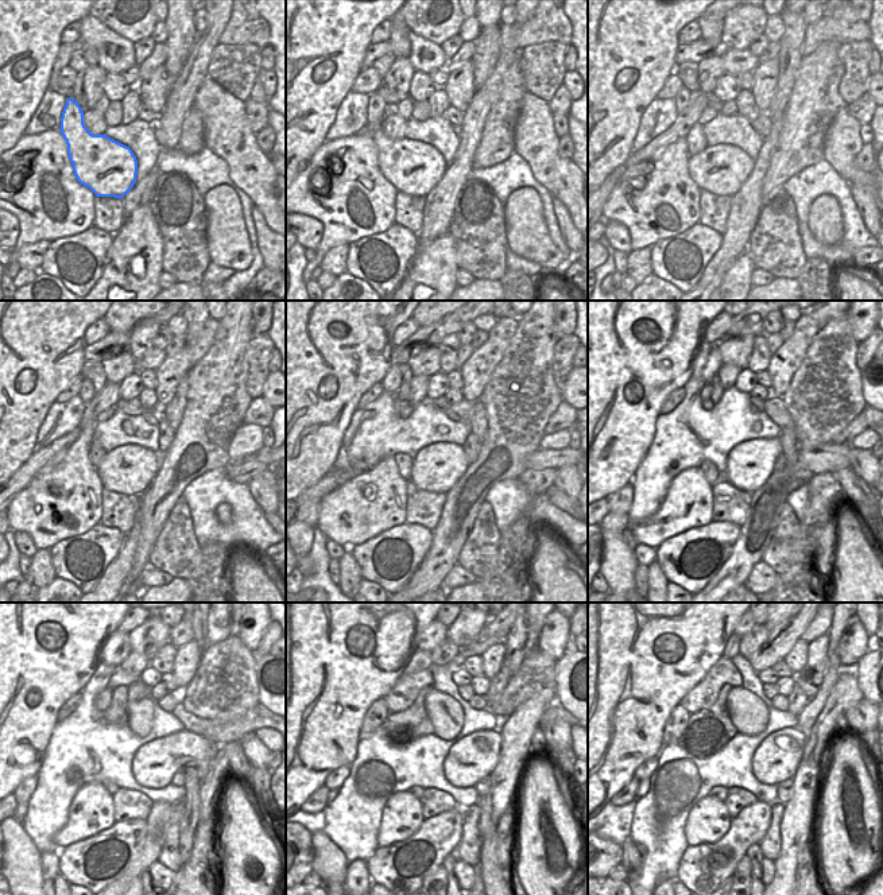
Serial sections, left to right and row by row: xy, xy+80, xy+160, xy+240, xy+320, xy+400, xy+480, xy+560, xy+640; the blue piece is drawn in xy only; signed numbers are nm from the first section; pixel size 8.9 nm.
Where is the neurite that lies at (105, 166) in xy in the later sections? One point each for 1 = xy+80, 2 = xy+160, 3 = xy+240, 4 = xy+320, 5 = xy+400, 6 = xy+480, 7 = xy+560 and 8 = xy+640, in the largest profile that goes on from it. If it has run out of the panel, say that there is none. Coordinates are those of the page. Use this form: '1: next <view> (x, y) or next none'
1: next xy+80 (414, 167)
2: next xy+160 (721, 169)
3: next xy+240 (130, 469)
4: next xy+320 (436, 468)
5: next xy+400 (750, 464)
6: next xy+480 (154, 764)
7: next xy+560 (473, 756)
8: next xy+640 (777, 758)

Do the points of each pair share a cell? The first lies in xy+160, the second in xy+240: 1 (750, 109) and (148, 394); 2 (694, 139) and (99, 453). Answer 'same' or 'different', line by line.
1: same
2: same

